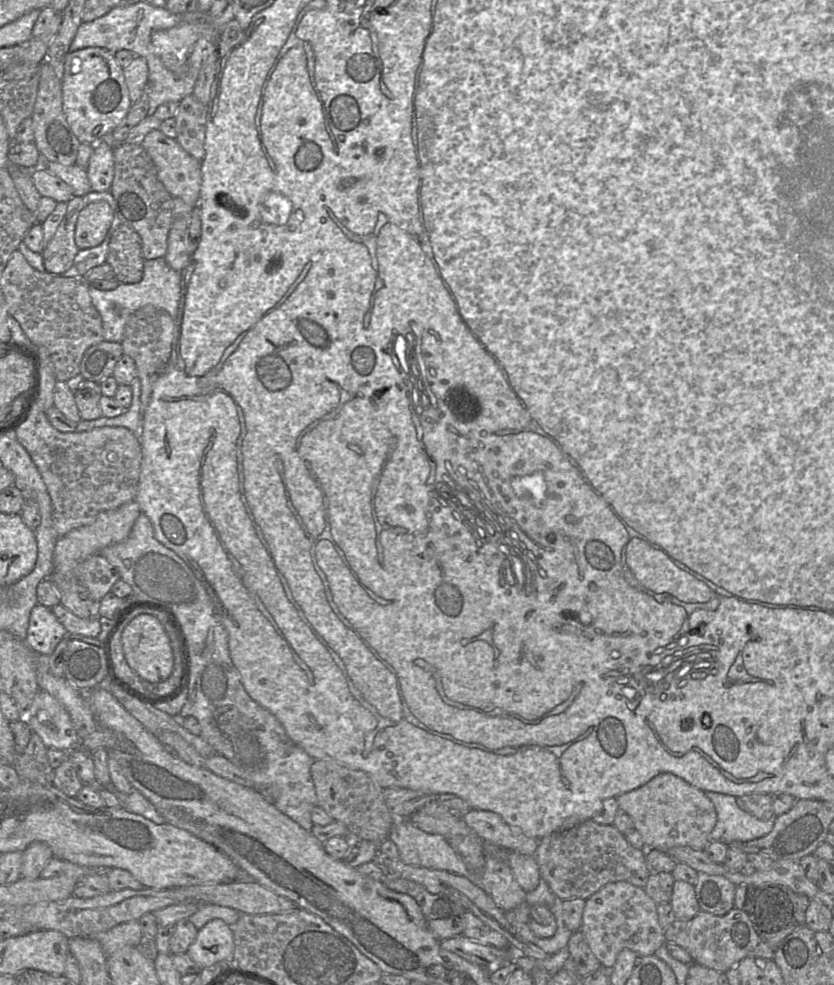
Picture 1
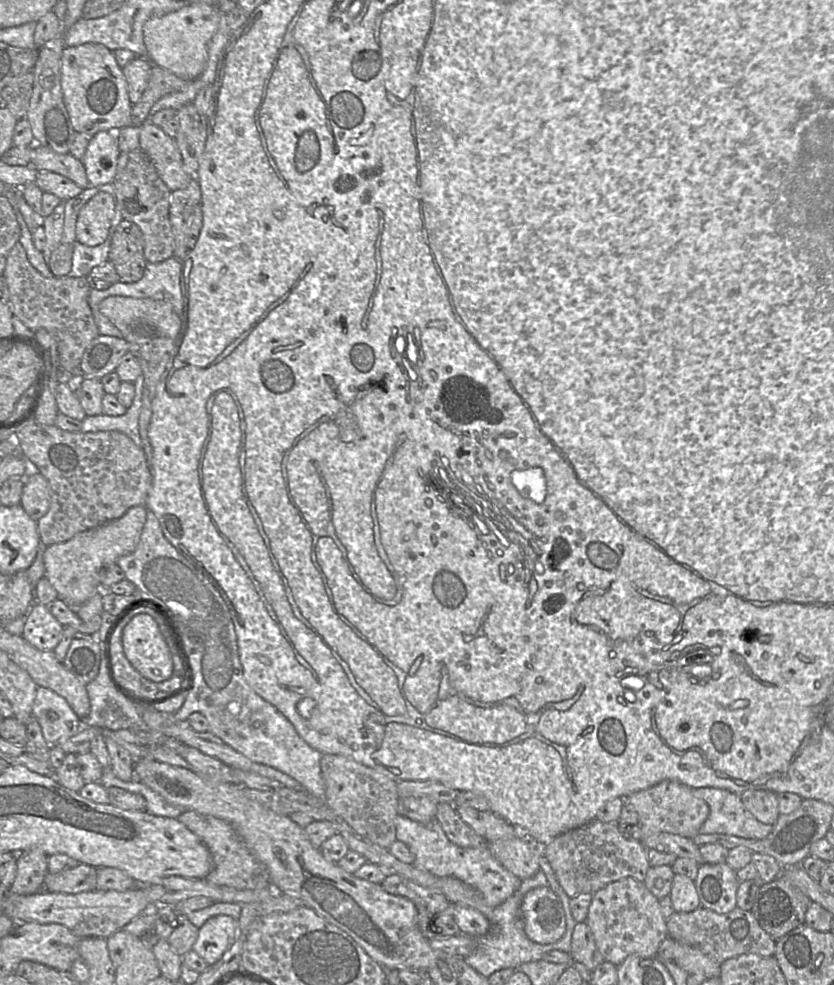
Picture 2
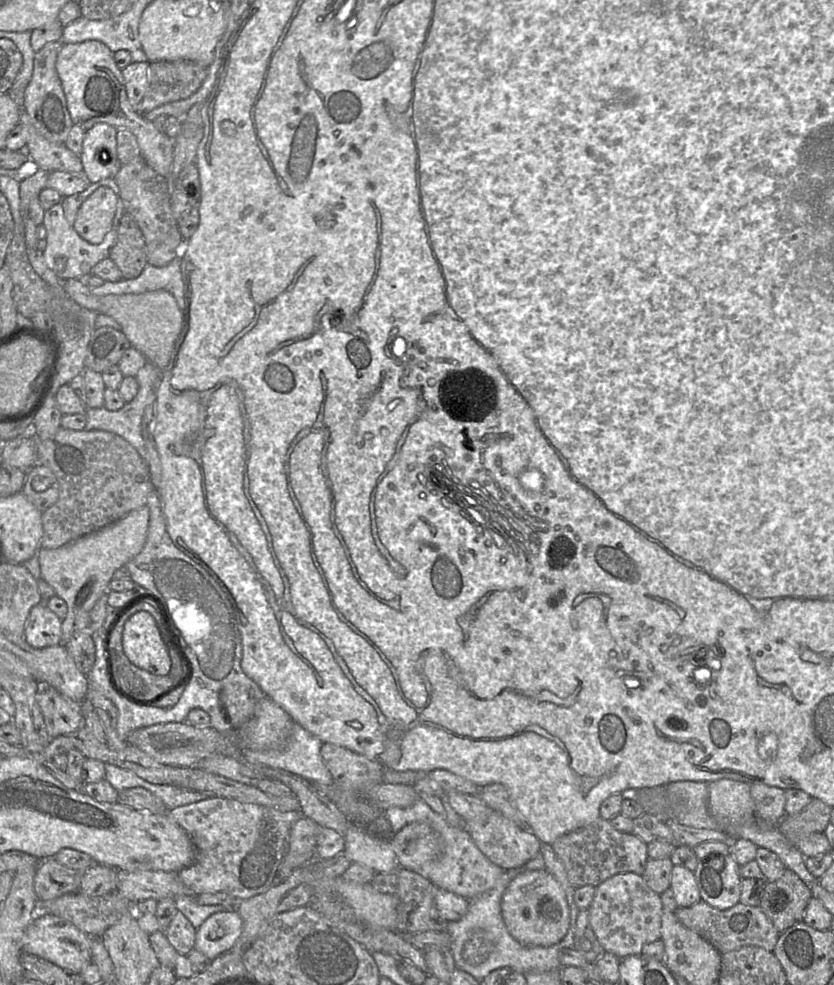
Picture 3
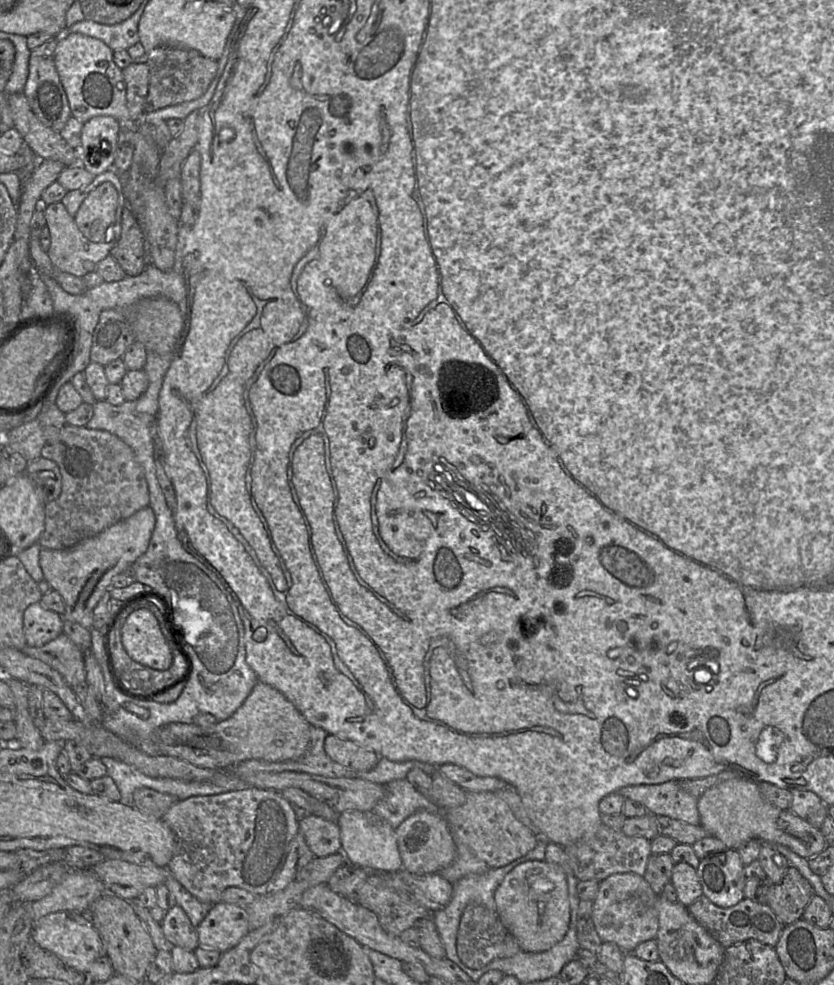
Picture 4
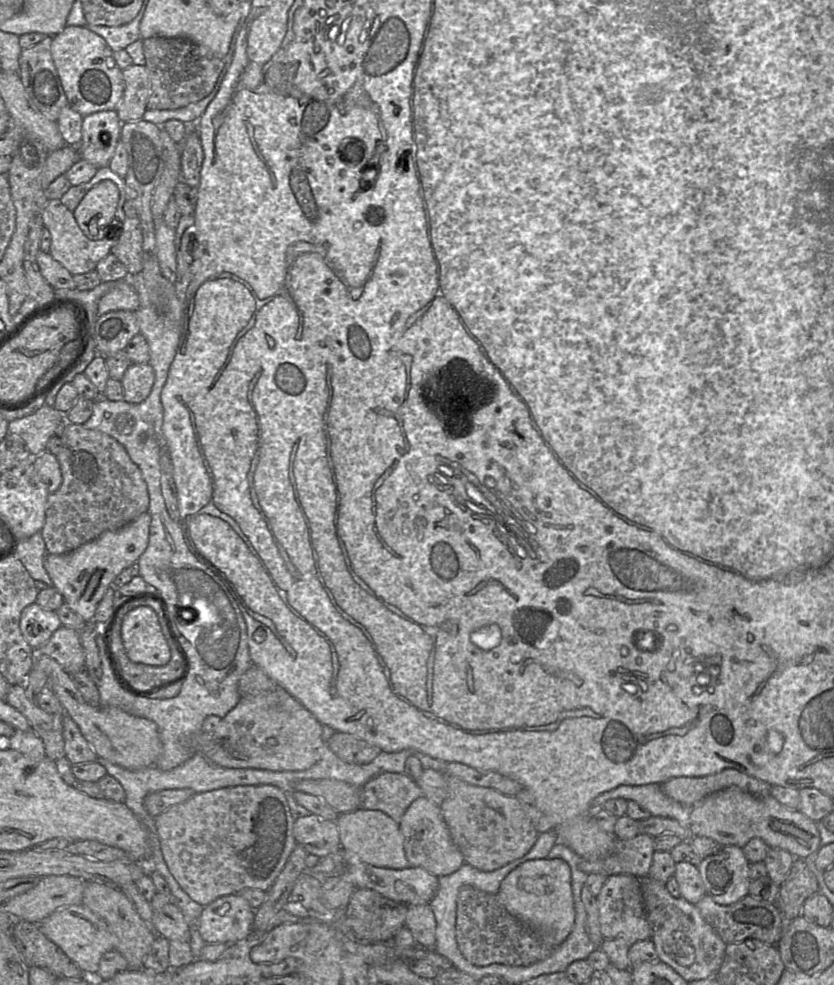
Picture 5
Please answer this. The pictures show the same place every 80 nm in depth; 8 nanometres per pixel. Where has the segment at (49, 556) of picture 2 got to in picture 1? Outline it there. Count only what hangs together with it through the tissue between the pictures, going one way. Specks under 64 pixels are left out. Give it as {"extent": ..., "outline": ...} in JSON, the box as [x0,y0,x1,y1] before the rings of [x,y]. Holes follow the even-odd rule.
{"extent":[53,501,141,577],"outline":[[[130,501],[117,509],[100,513],[92,523],[73,529],[59,537],[53,553],[54,573],[64,577],[75,577],[75,569],[81,561],[91,555],[99,554],[106,546],[124,541],[140,514],[141,509],[138,503]]]}

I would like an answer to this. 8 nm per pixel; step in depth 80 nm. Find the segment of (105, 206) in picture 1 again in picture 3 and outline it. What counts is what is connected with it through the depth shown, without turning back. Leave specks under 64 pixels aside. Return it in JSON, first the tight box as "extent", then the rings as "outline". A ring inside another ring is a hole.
{"extent":[75,188,117,244],"outline":[[[97,188],[80,206],[75,231],[88,243],[100,244],[112,228],[116,205],[117,196],[111,188]]]}

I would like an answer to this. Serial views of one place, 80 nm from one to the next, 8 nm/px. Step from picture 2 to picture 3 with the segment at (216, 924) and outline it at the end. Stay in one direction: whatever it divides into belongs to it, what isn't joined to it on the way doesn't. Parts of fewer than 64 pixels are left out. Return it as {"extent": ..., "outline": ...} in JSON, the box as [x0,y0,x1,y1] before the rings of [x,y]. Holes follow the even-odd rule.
{"extent":[194,909,243,961],"outline":[[[237,909],[216,912],[196,929],[194,949],[212,961],[234,946],[242,927],[243,920]]]}

